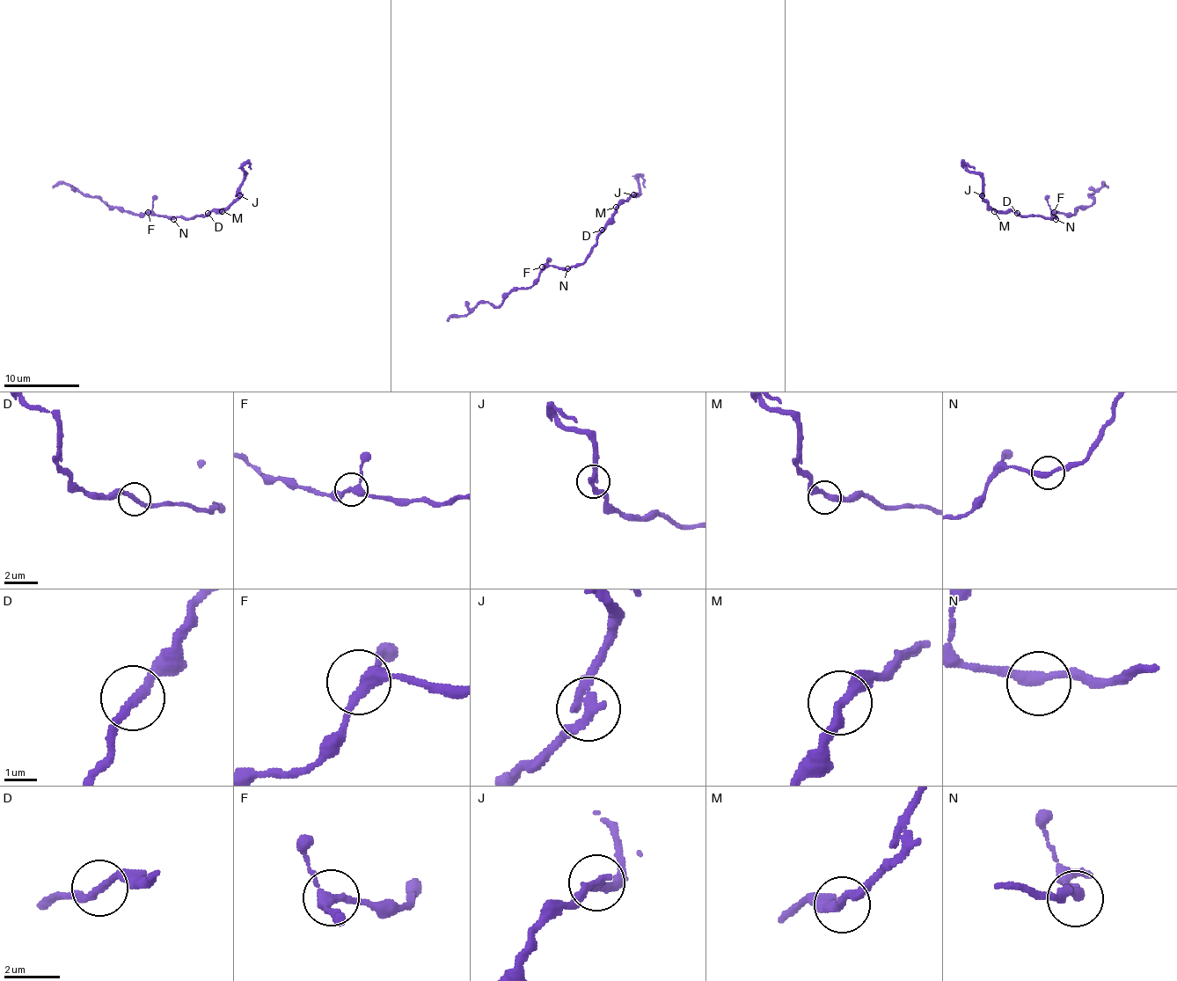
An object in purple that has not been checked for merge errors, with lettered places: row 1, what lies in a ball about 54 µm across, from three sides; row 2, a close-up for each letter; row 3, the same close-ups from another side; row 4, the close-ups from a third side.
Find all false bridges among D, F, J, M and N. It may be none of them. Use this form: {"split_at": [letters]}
{"split_at": ["J"]}

